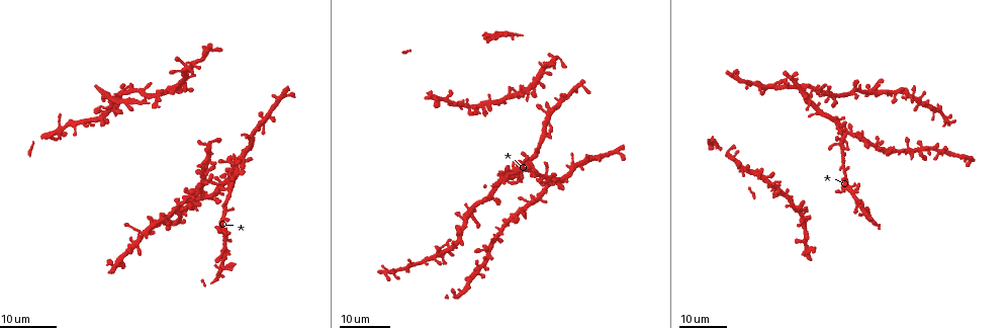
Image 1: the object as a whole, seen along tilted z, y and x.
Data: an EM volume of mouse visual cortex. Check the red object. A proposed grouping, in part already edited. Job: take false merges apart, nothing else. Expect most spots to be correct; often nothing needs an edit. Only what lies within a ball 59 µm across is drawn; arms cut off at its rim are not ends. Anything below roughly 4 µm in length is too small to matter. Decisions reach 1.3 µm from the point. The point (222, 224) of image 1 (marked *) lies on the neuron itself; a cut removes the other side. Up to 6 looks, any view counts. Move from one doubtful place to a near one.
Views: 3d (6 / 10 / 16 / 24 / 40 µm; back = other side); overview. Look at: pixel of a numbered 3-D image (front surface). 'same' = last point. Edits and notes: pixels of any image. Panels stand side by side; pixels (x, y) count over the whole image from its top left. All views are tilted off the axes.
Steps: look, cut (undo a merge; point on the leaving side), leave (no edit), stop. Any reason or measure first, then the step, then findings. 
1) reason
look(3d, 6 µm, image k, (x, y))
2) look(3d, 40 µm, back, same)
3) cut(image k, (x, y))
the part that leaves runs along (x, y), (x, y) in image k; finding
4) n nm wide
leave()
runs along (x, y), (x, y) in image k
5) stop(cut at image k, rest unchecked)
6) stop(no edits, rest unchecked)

sudden change in width
look(3d, 16 µm, image 1, (819, 90))

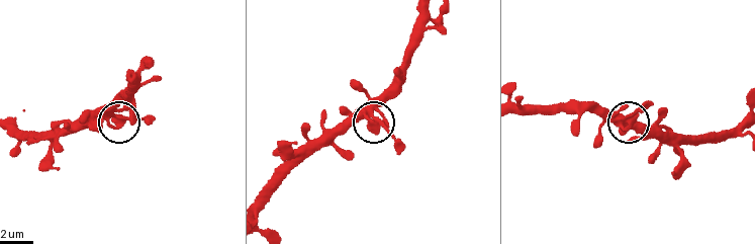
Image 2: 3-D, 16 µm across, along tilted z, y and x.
look(3d, 6 µm, image 2, (376, 126))

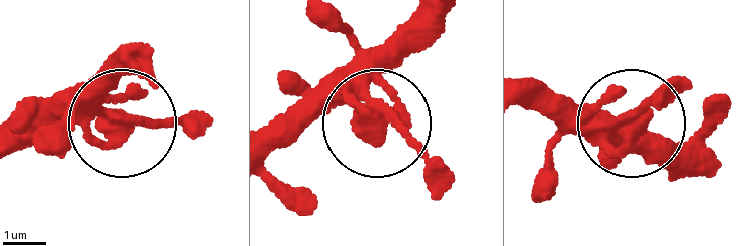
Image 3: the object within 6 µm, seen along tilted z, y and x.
leave()
all the same neuron

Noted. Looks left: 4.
four-way junction
look(3d, 24 µm, image 1, (547, 187))

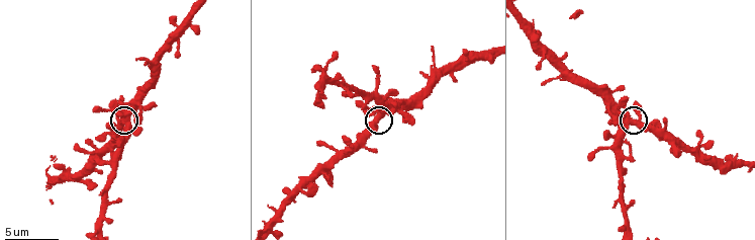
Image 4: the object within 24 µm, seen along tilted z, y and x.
look(3d, 6 µm, image 4, (635, 122))

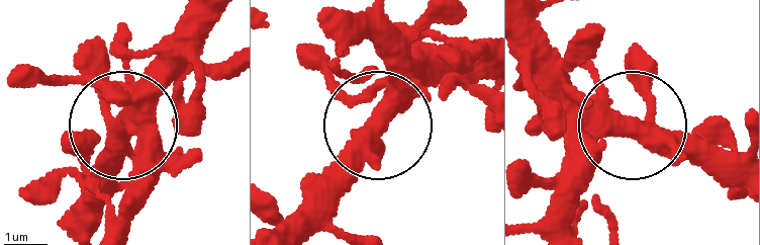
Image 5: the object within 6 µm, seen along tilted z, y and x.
370 nm wide
leave()
one neuron here

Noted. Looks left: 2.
look(3d, 10 µm, image 4, (153, 63))

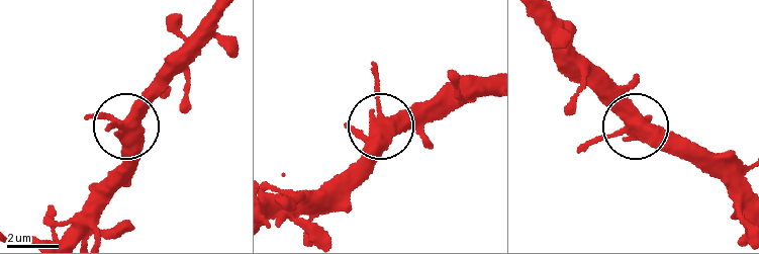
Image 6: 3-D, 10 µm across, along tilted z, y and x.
4 arms
leave()
all the same neuron

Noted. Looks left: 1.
stop(no edits, rest unchecked)

